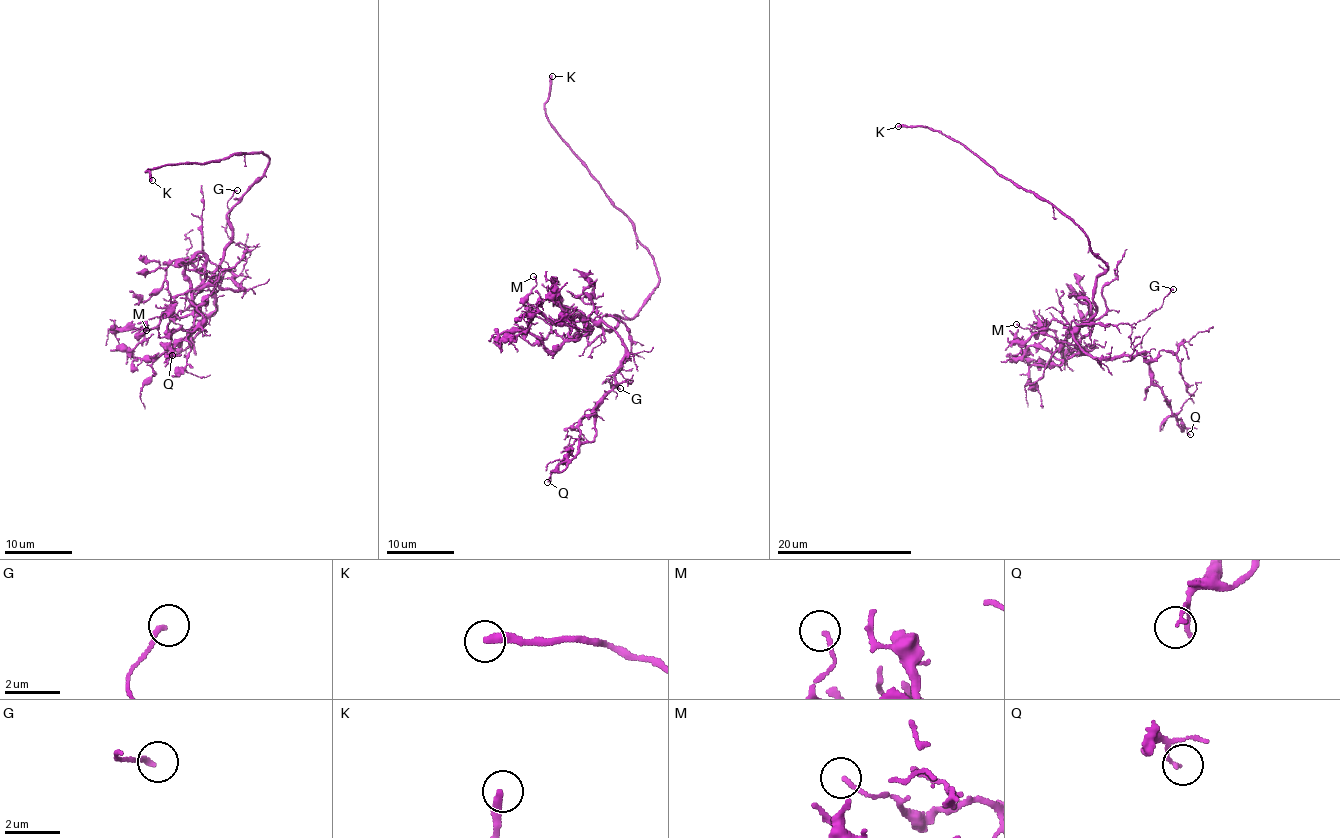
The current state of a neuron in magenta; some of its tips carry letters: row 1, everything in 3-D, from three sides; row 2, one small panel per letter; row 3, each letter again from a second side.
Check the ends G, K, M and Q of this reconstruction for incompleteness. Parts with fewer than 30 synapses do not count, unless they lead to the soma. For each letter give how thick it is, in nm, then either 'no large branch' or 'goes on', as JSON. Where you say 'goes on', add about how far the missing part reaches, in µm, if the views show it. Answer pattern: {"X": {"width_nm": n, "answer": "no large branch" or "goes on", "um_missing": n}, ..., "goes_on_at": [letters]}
{"G": {"width_nm": 150, "answer": "no large branch"}, "K": {"width_nm": 280, "answer": "goes on", "um_missing": 60}, "M": {"width_nm": 140, "answer": "no large branch"}, "Q": {"width_nm": 110, "answer": "no large branch"}, "goes_on_at": ["K"]}

